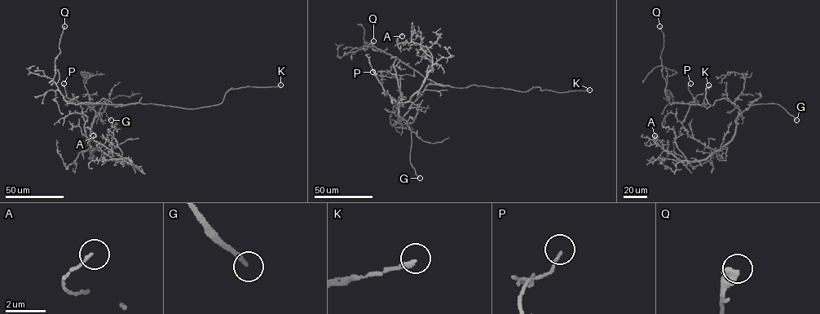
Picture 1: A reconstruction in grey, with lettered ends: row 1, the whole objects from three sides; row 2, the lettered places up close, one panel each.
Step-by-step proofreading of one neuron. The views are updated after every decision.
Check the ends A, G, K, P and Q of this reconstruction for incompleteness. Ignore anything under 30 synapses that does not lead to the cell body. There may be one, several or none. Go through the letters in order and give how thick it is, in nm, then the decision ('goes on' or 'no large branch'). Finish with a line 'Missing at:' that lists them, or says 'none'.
A: calibre 120 nm; no large branch
G: calibre 240 nm; goes on
K: calibre 190 nm; goes on
P: calibre 110 nm; no large branch
Q: calibre 400 nm; no large branch
Missing at: G, K

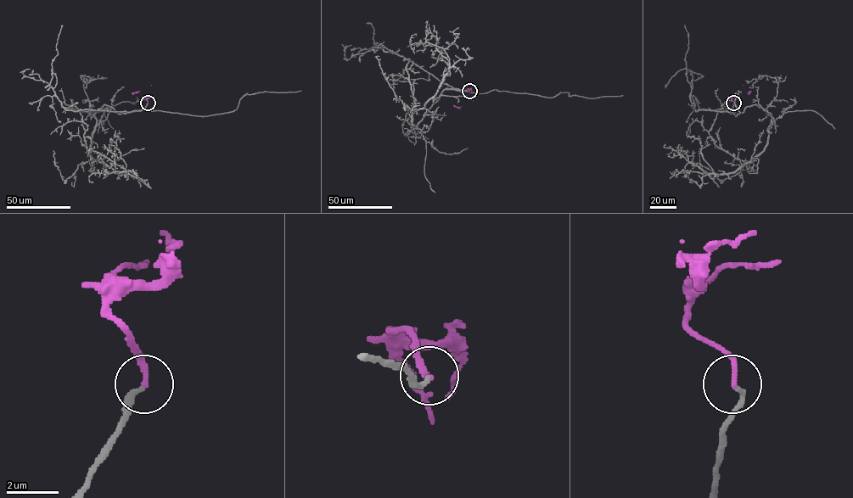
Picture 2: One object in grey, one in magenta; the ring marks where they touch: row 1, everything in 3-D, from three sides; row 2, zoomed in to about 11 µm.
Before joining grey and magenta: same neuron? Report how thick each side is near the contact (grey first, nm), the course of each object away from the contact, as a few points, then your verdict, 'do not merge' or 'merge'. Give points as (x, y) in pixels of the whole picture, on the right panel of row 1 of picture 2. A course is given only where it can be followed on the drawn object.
200 nm thick on the grey side, 200 nm on the other; grey runs (733, 103), (734, 114), (756, 104), (771, 117), (766, 147), (749, 162), (734, 172), (706, 173), (678, 146); magenta runs (733, 103), (733, 97), (748, 92); merge

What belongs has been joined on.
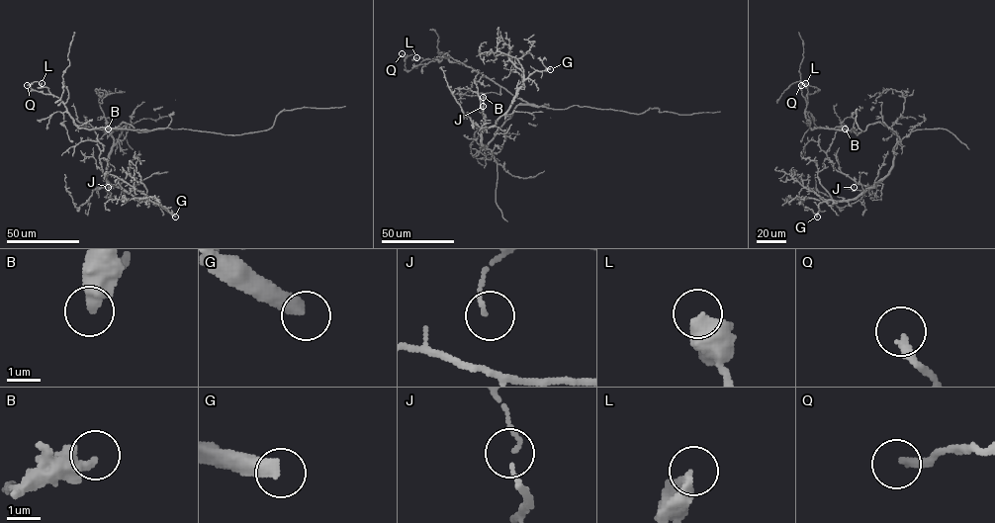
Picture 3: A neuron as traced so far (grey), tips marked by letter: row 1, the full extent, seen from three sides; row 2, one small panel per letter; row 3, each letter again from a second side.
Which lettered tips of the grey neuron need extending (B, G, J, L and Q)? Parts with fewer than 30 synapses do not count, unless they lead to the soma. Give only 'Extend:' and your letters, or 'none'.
Extend: G

